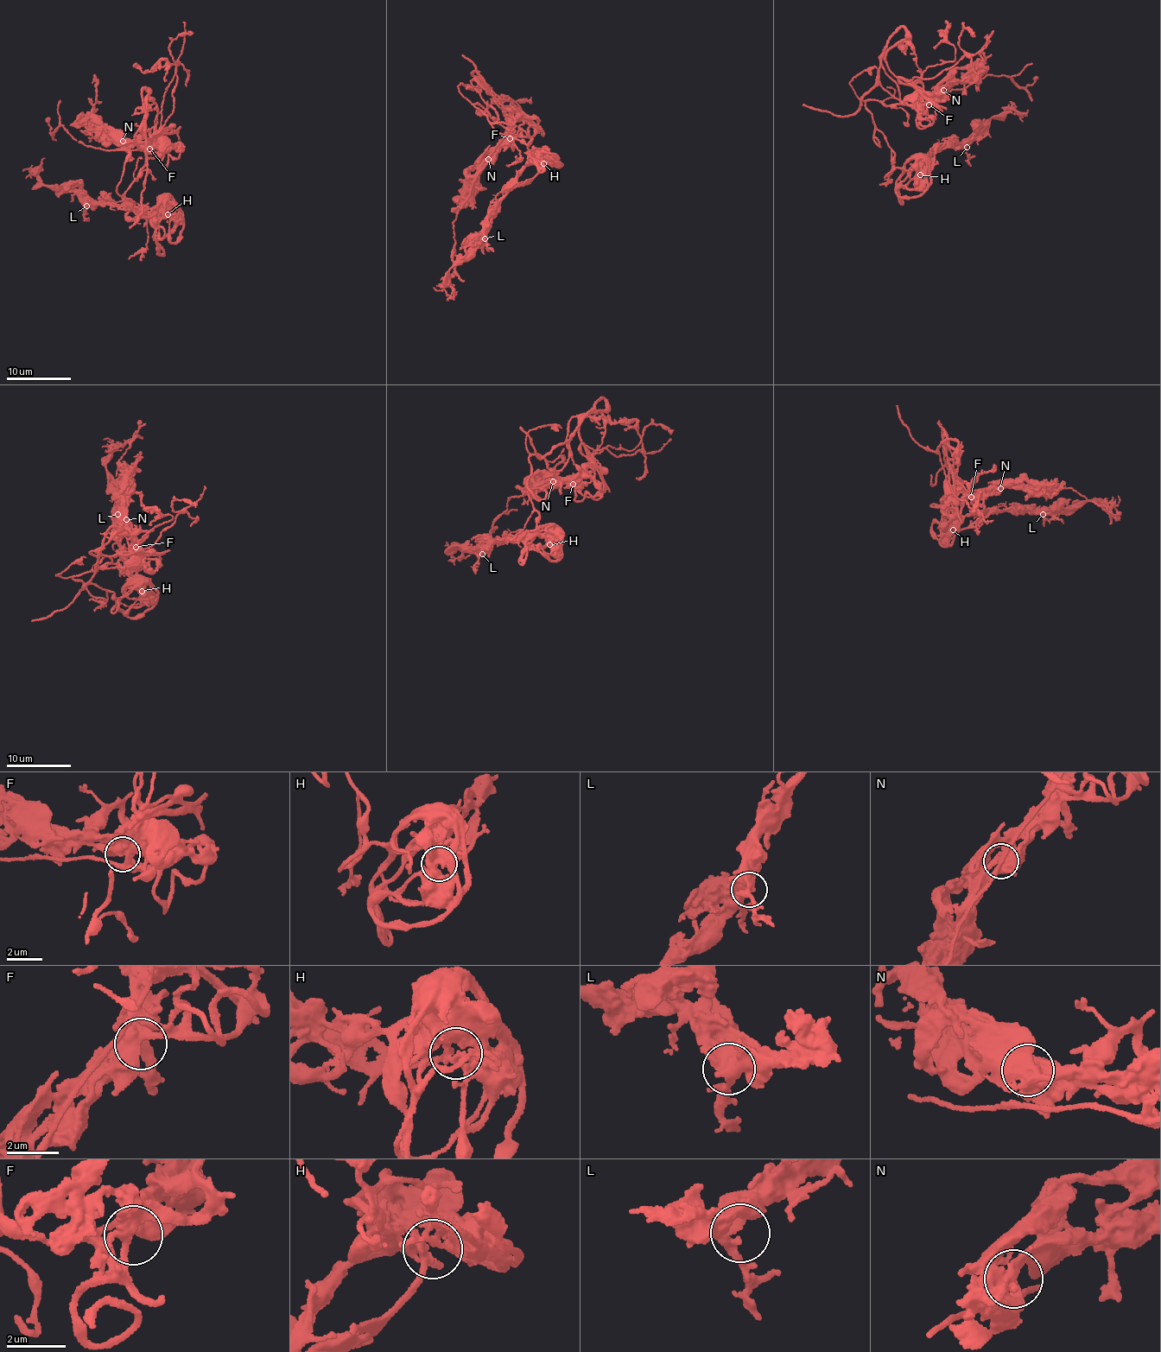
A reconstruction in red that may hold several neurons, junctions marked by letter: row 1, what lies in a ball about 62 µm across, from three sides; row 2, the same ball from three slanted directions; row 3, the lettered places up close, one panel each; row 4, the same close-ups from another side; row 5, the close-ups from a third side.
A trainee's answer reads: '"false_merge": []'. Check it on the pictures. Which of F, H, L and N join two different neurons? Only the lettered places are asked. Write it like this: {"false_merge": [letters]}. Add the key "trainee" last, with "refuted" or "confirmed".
{"false_merge": [], "trainee": "confirmed"}

